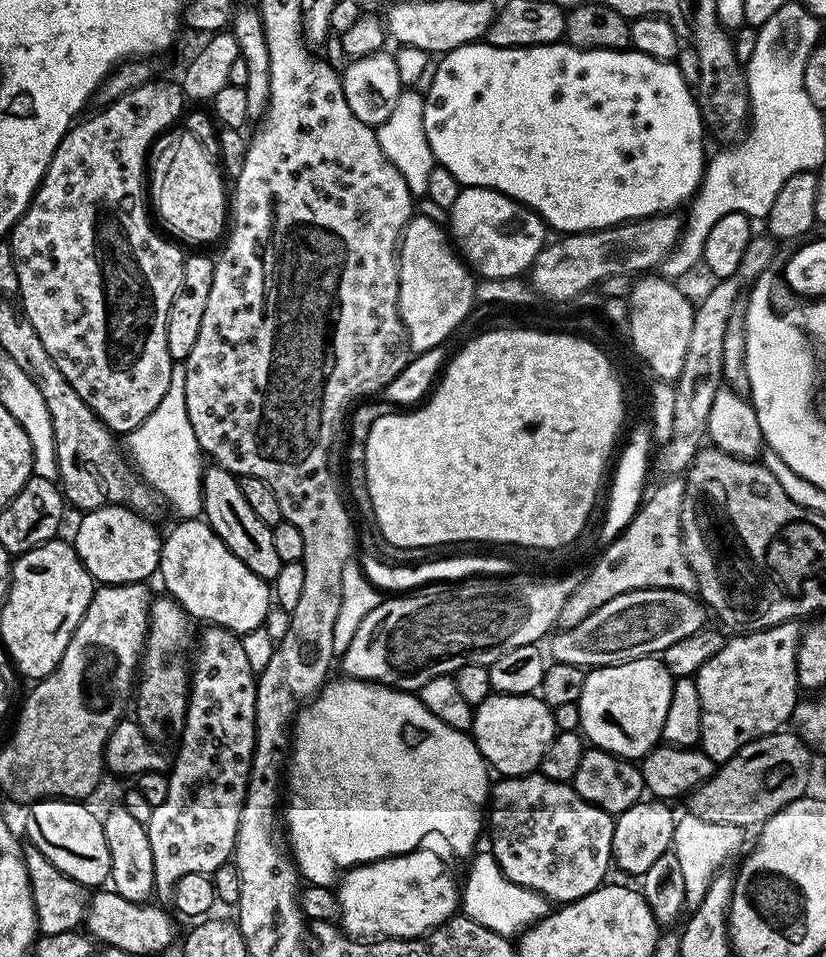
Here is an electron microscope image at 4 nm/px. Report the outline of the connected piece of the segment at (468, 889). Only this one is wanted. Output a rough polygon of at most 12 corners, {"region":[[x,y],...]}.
{"region":[[491,851],[471,857],[462,912],[519,937],[549,901],[502,874]]}

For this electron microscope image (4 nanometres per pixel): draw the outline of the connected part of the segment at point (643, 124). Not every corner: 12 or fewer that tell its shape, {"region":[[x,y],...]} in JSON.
{"region":[[463,44],[424,94],[460,185],[560,234],[695,197],[704,120],[635,50]]}

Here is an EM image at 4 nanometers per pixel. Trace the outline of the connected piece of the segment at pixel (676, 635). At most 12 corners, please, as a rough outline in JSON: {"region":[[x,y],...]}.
{"region":[[673,588],[612,596],[546,652],[585,670],[655,657],[709,609]]}

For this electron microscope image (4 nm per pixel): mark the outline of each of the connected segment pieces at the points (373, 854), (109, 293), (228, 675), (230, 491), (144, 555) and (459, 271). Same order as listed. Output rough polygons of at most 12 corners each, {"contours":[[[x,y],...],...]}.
{"contours":[[[329,679],[296,713],[296,871],[441,836],[471,857],[490,769],[419,695]],[[152,78],[73,123],[10,233],[23,319],[114,434],[162,402],[186,252]],[[205,627],[169,796],[155,895],[236,850],[256,741],[241,637]],[[203,469],[202,516],[260,580],[281,562],[239,479]],[[122,504],[85,511],[74,547],[97,585],[160,567],[162,532]],[[417,214],[398,259],[407,347],[439,348],[474,305],[473,273]]]}

